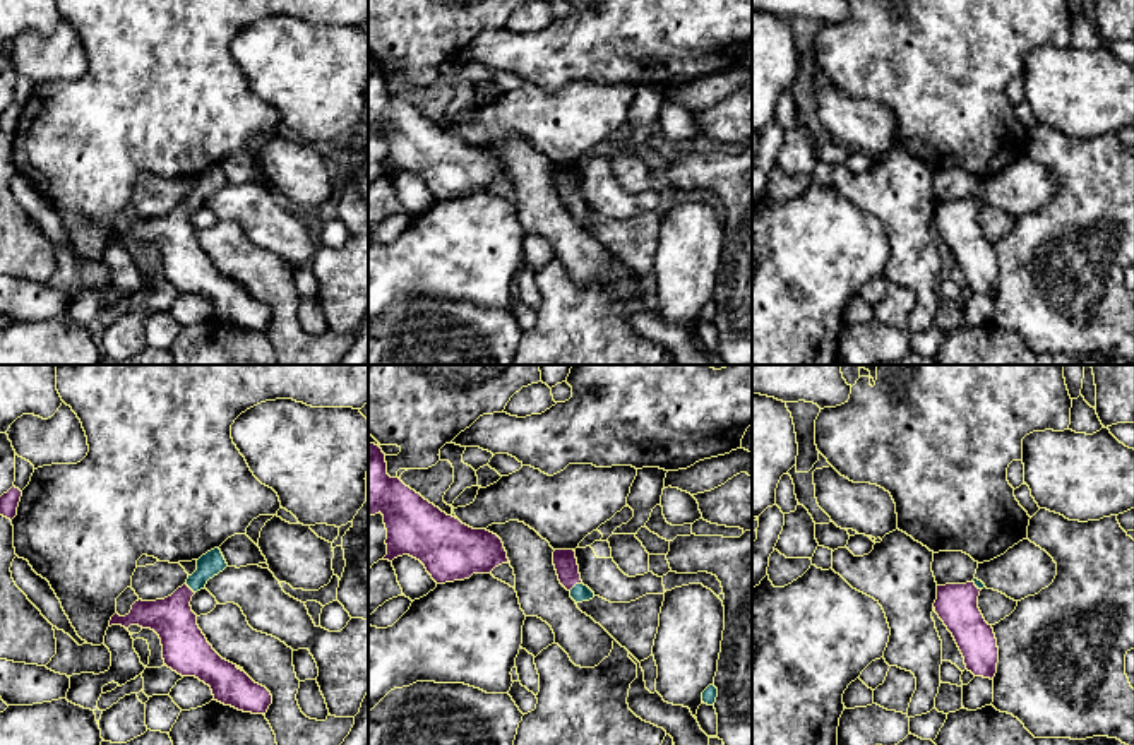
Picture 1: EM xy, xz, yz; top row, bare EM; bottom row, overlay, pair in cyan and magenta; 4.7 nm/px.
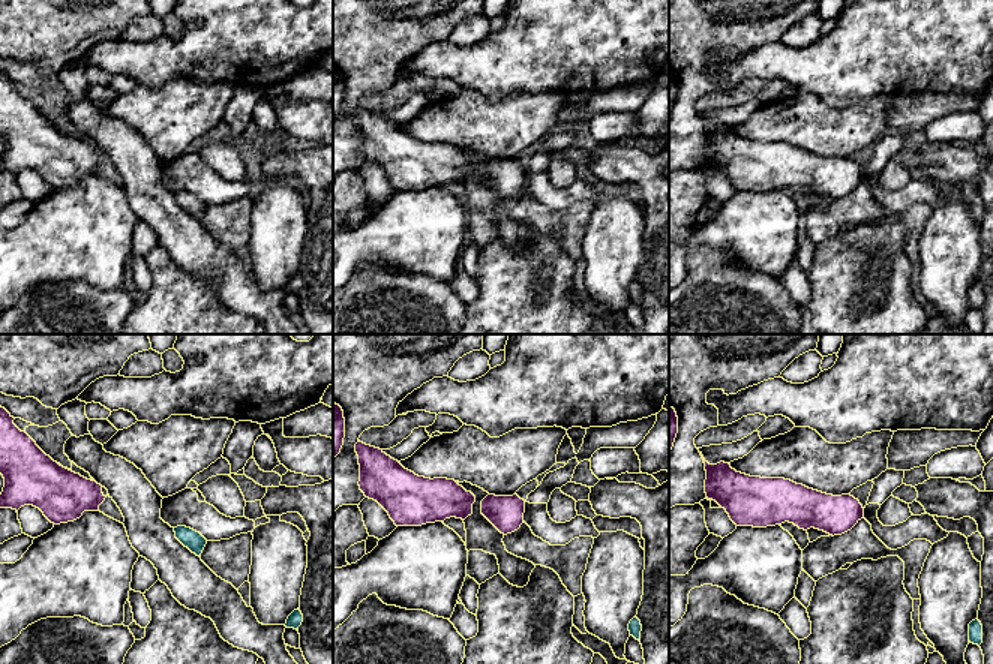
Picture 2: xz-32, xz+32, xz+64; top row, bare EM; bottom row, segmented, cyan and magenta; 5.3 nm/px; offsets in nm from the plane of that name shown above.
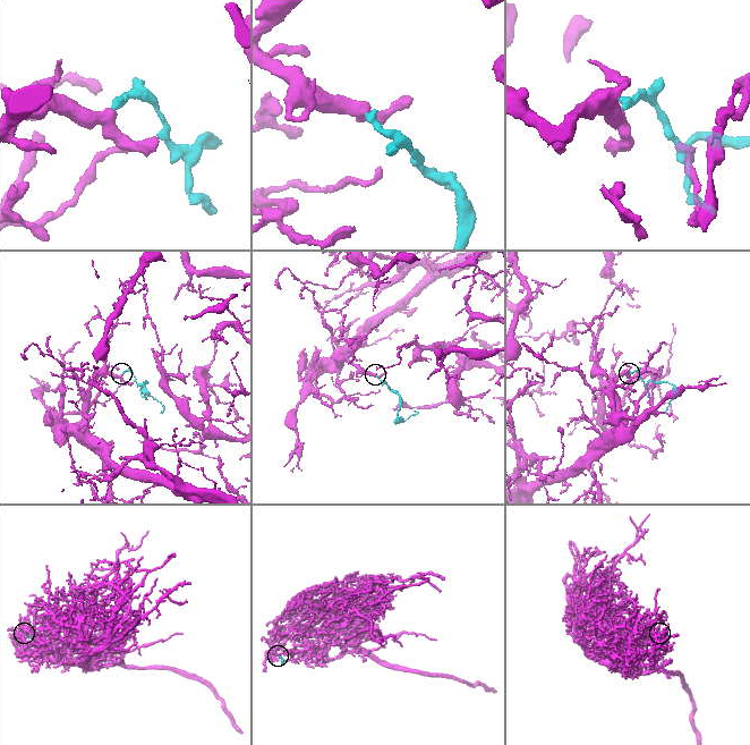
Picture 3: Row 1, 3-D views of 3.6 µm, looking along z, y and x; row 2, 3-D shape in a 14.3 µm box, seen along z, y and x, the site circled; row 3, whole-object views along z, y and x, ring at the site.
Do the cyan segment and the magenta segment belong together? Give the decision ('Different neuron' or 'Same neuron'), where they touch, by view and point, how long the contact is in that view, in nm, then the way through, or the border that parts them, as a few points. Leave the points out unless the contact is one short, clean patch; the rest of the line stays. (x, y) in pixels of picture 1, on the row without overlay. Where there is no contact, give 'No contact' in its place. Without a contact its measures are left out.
Same neuron. Touches cyan at xz (576, 201). Shared border 80 nm. Path across: xz (579, 209), (576, 201), (569, 194), (566, 180)

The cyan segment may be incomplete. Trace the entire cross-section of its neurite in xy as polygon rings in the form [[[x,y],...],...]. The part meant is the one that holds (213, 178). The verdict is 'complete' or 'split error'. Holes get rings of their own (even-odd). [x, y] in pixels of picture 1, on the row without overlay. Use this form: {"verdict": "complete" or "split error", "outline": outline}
{"verdict": "split error", "outline": [[[219,164],[197,176],[197,187],[171,212],[156,218],[135,218],[128,231],[115,229],[111,241],[139,241],[154,247],[163,262],[168,284],[182,293],[195,293],[211,303],[214,317],[243,329],[266,331],[272,320],[271,308],[255,300],[236,281],[223,276],[197,241],[192,212],[206,206],[209,195],[228,183]]]}

